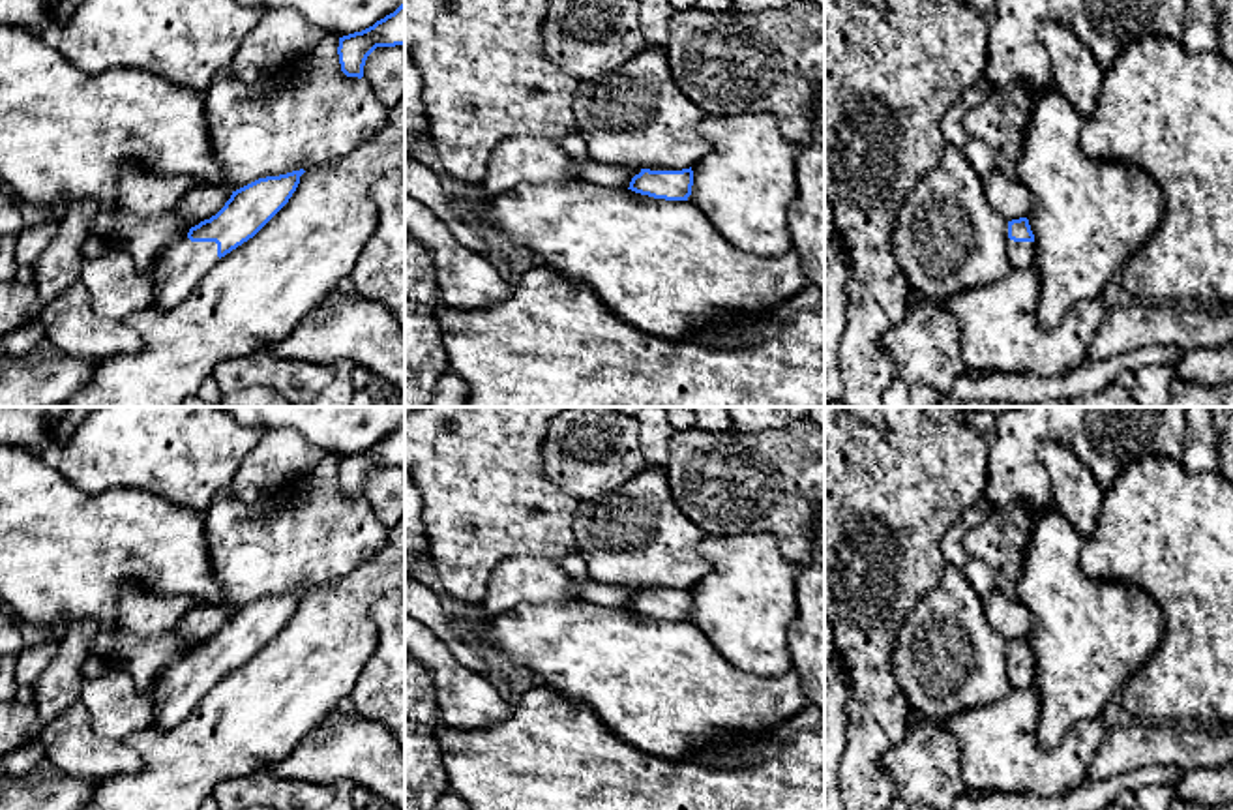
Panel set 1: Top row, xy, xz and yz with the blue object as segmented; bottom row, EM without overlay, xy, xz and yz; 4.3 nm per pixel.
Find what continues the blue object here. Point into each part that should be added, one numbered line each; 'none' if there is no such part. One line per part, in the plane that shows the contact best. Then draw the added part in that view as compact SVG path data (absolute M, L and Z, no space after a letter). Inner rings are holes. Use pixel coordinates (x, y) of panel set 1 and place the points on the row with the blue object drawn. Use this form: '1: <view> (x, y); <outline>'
1: xy (178, 270); M174 242L154 264L154 308L171 309L189 296L204 274L219 261L215 242Z

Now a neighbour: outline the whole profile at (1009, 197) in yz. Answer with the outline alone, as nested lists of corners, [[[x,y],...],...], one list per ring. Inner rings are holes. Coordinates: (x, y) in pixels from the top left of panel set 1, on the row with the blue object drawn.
[[[995,169],[982,176],[982,182],[988,201],[1006,221],[1027,218],[1032,199],[1019,180],[1010,180]]]

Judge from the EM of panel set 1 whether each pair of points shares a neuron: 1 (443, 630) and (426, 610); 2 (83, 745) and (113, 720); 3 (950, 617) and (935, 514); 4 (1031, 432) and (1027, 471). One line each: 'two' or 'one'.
1: one
2: two
3: two
4: one

